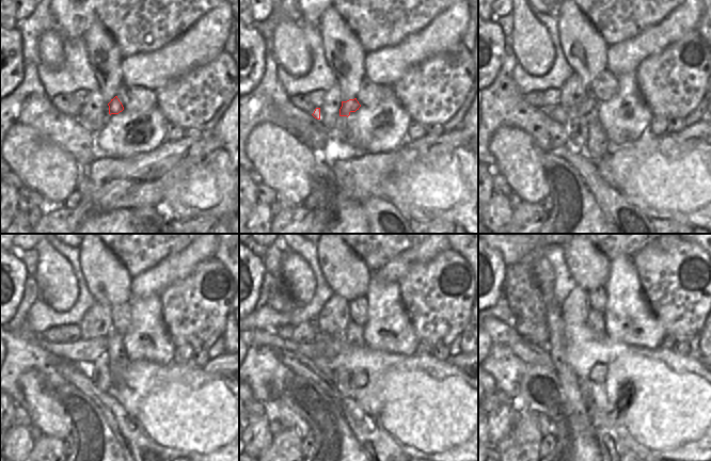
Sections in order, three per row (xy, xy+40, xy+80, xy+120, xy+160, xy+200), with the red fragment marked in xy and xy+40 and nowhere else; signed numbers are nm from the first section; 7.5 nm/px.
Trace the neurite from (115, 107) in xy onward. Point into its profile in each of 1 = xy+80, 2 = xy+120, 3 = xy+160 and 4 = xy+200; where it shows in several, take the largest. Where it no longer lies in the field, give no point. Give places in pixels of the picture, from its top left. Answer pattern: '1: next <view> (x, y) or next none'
1: next xy+80 (559, 113)
2: next xy+120 (82, 350)
3: next xy+160 (322, 347)
4: next xy+200 (500, 333)

